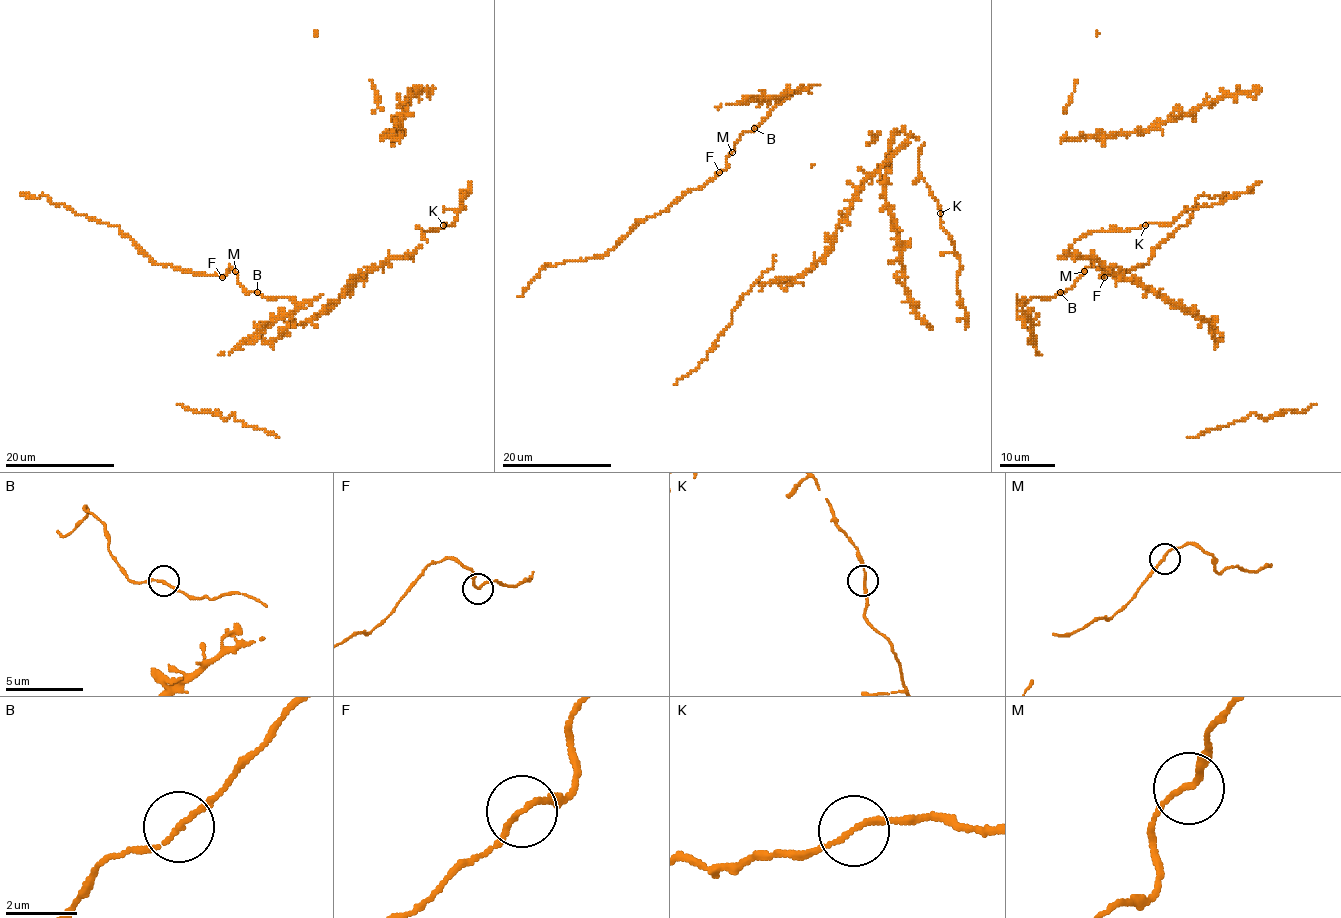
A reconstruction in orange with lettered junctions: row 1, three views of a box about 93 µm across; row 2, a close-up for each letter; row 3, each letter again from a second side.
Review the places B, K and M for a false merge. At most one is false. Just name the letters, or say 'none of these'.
none of these

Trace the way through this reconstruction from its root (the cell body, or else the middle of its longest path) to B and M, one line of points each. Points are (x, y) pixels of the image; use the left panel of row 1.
B: (314, 299), (296, 303), (286, 296), (266, 298), (257, 292)
M: (314, 299), (296, 303), (286, 296), (266, 298), (256, 292), (246, 292), (235, 272)

